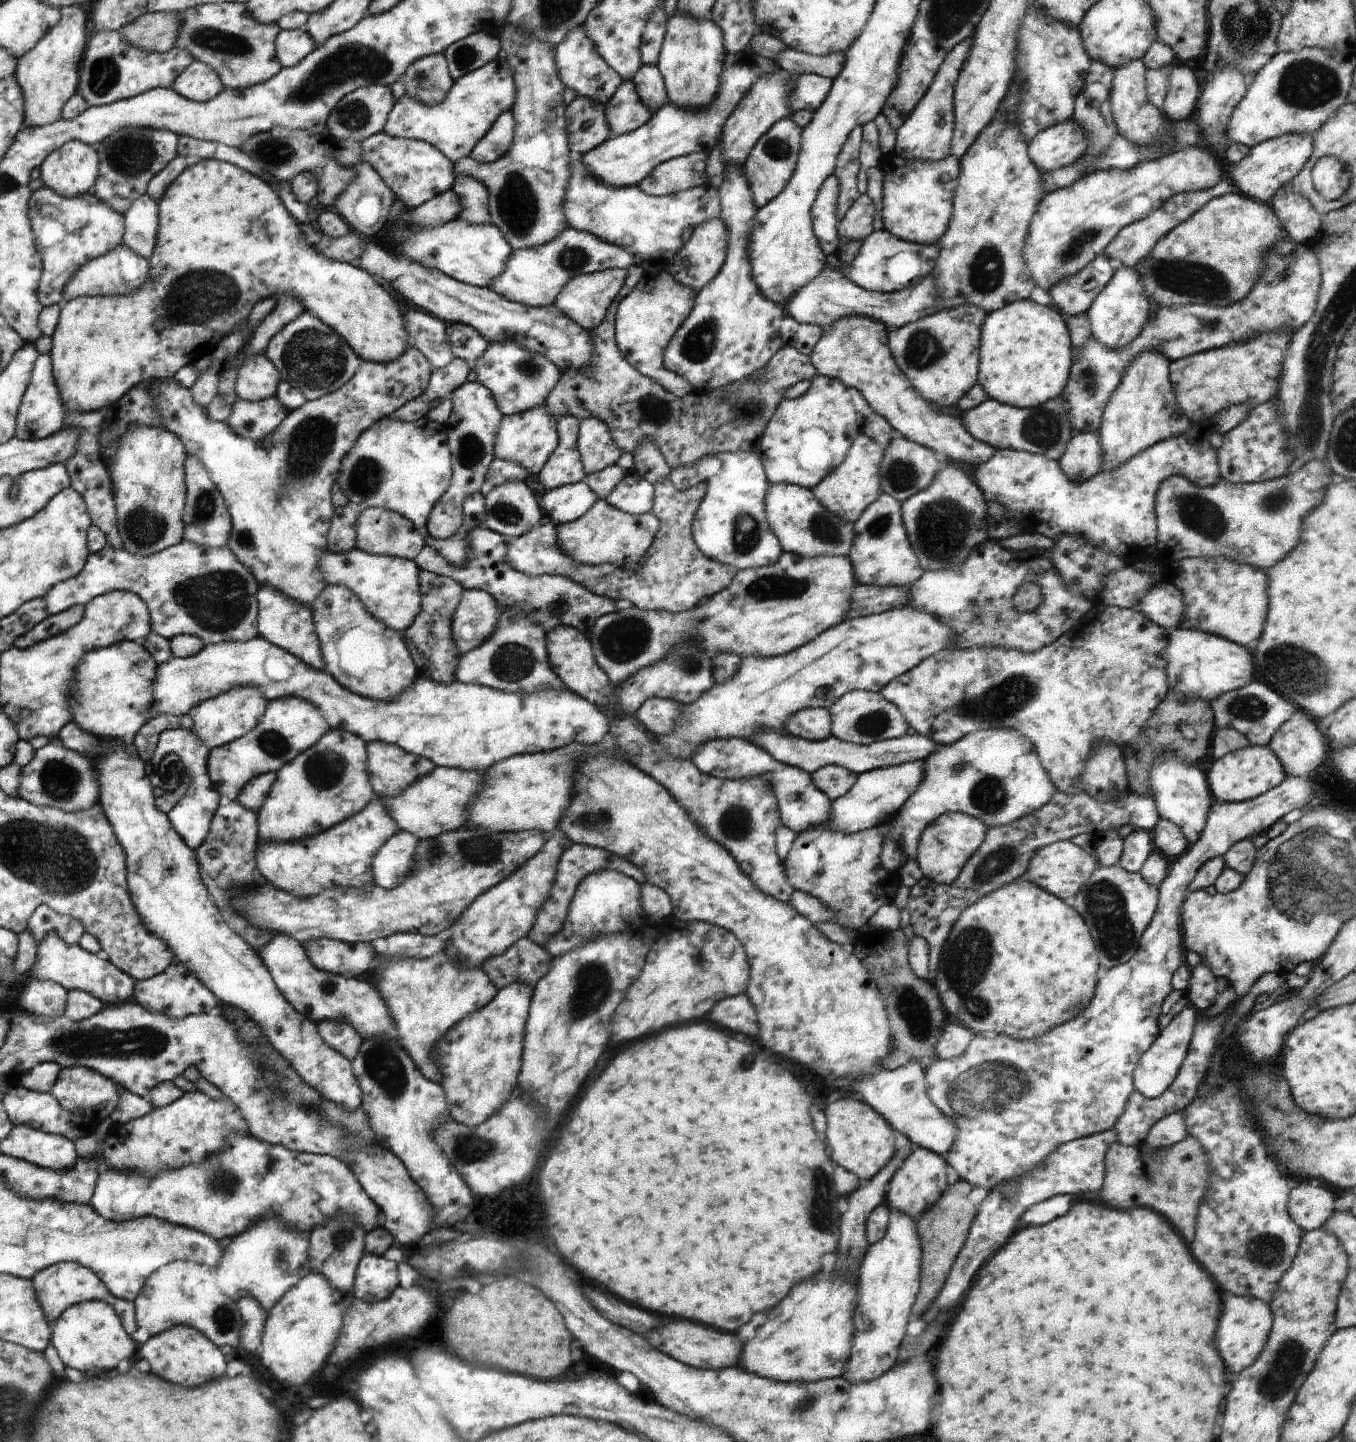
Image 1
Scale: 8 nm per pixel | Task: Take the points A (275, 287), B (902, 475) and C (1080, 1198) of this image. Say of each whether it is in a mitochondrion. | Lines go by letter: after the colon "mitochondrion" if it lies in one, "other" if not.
A: other
B: mitochondrion
C: other

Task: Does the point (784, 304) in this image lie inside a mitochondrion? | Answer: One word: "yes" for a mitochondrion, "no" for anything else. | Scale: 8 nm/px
no

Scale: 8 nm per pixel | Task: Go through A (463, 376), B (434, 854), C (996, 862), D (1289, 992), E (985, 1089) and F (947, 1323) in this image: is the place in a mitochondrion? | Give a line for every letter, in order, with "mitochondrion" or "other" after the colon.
A: other
B: mitochondrion
C: mitochondrion
D: other
E: mitochondrion
F: other

